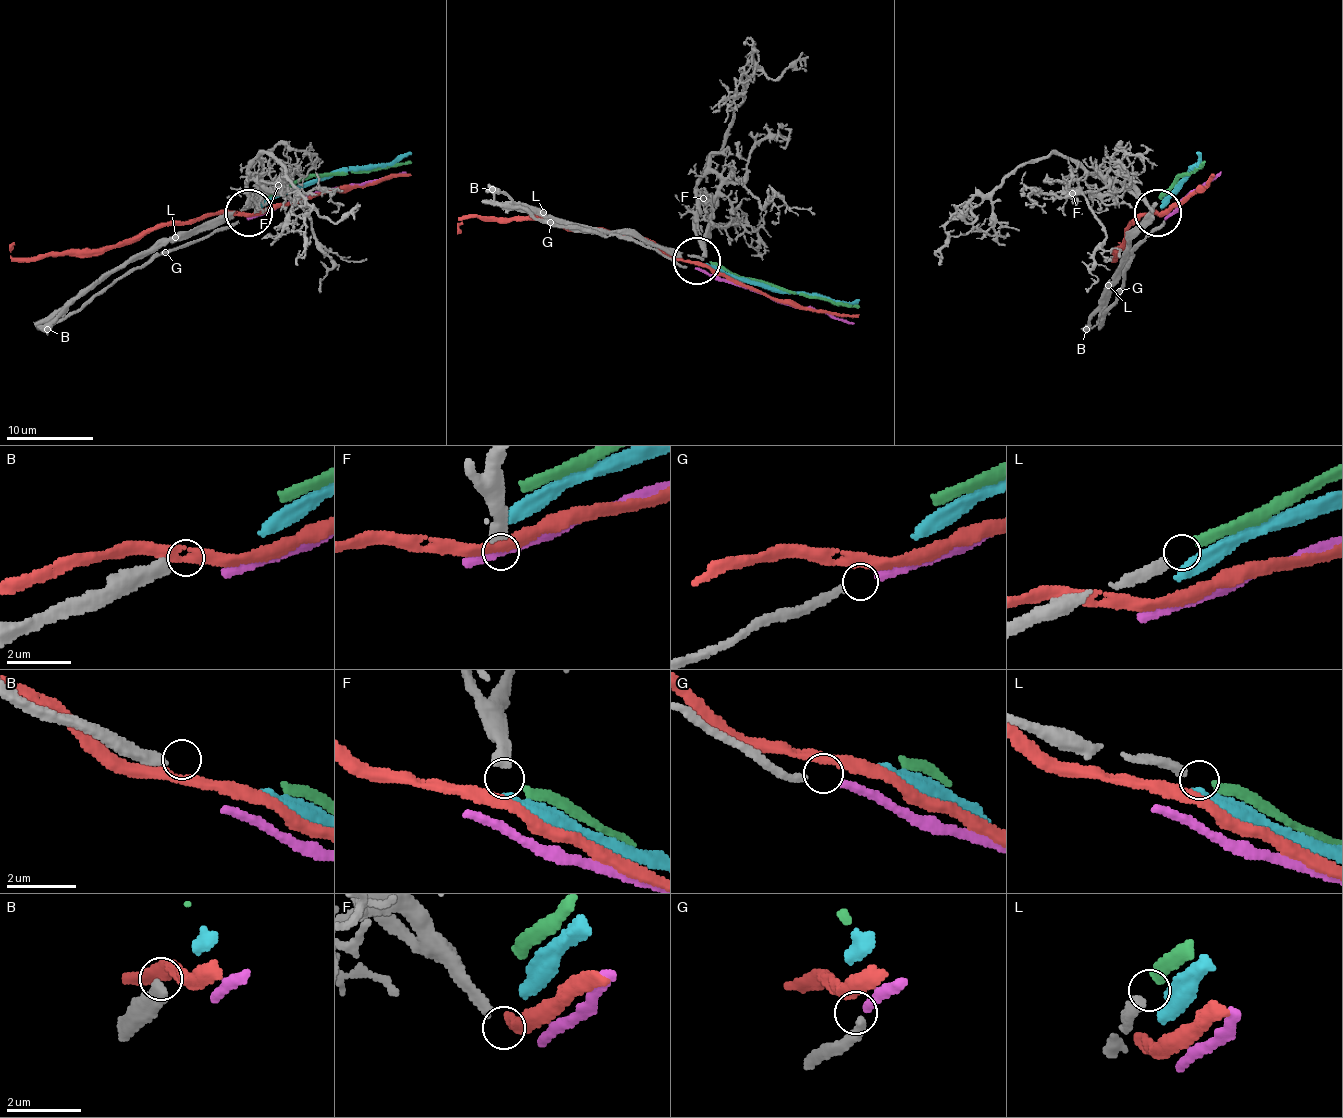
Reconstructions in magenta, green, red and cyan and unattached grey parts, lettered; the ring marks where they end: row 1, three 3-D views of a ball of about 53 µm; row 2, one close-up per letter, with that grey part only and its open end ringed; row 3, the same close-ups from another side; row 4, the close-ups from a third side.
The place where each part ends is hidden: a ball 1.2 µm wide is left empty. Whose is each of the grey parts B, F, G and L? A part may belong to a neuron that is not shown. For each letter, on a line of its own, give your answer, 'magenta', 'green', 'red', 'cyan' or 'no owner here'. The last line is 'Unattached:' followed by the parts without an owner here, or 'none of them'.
B: no owner here
F: no owner here
G: magenta
L: green
Unattached: B, F

